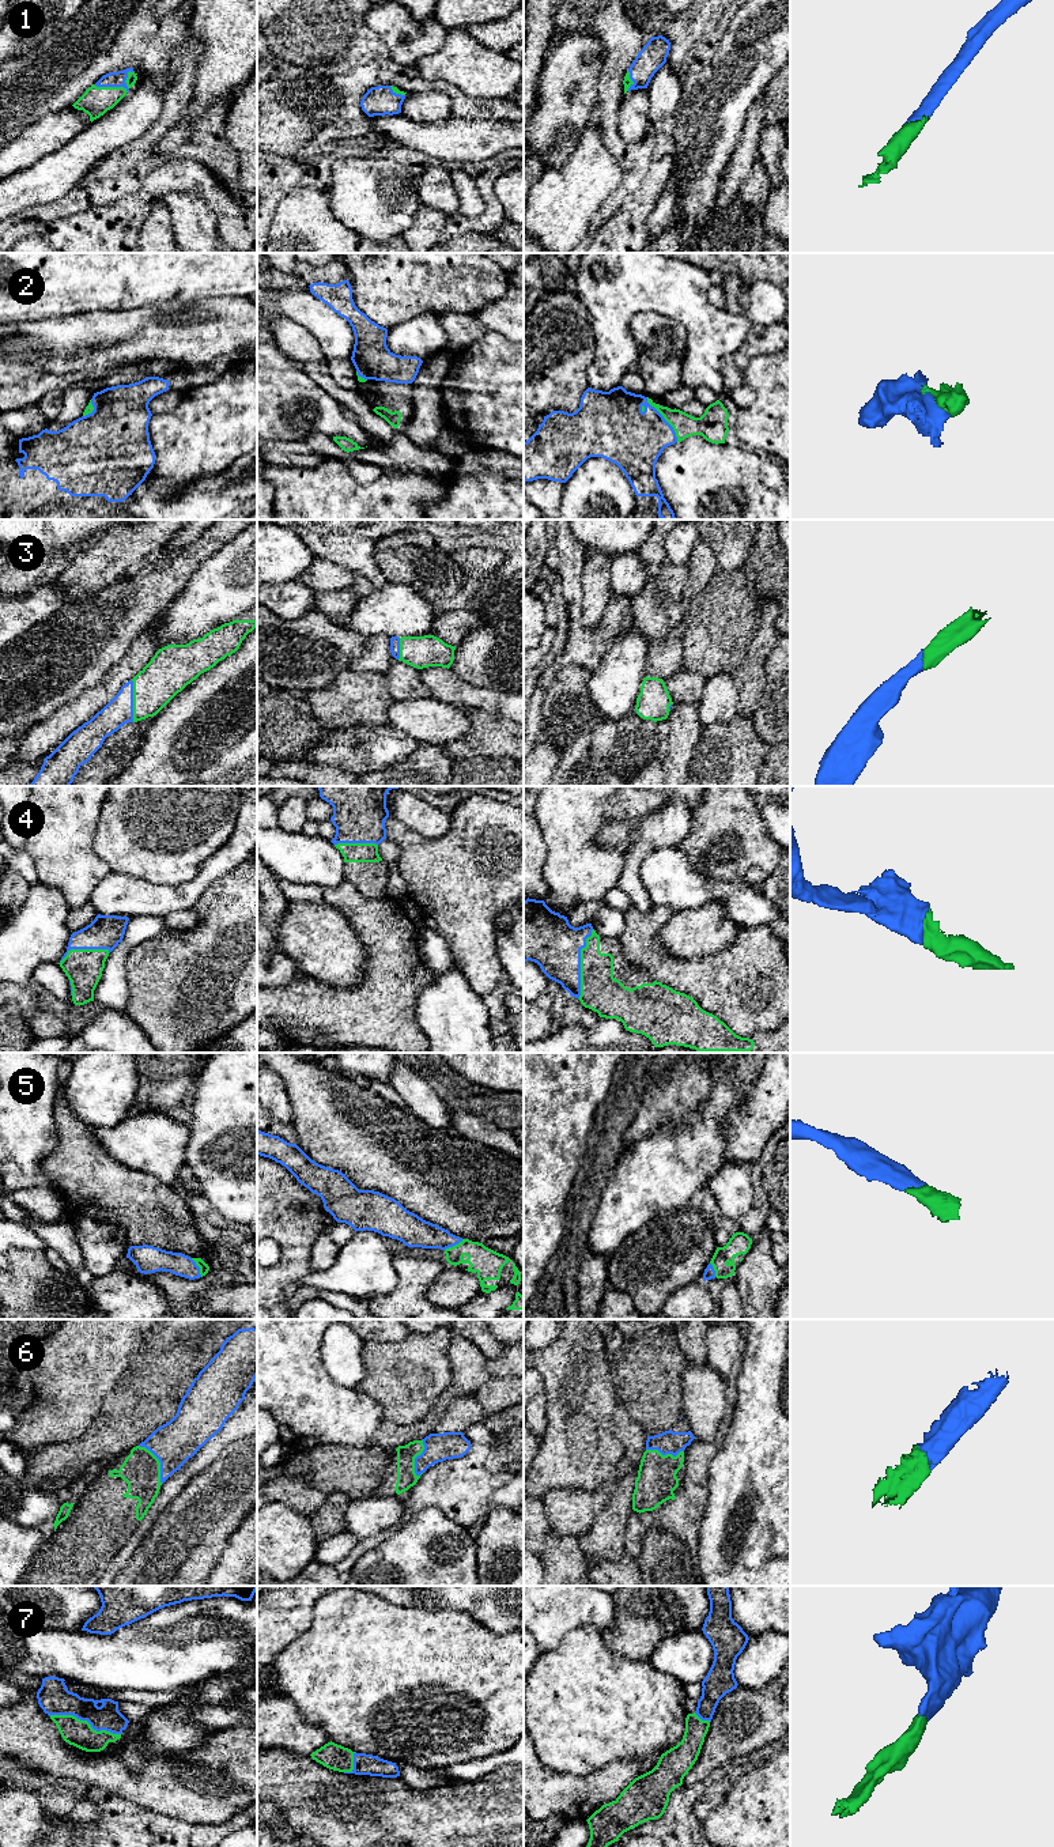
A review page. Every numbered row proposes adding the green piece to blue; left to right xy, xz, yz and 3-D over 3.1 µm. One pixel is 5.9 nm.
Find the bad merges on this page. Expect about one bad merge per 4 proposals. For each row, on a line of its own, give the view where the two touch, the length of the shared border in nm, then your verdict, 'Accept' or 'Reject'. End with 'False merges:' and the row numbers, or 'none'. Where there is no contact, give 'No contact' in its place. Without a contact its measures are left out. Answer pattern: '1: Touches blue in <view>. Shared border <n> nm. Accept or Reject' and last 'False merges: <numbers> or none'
1: Touches blue in xy. Shared border 260 nm. Accept
2: Touches blue in yz. Shared border 320 nm. Accept
3: Touches blue in xy. Shared border 240 nm. Accept
4: Touches blue in yz. Shared border 420 nm. Accept
5: Touches blue in xz. Shared border 130 nm. Accept
6: Touches blue in xy. Shared border 280 nm. Accept
7: Touches blue in xy. Shared border 440 nm. Accept
False merges: none

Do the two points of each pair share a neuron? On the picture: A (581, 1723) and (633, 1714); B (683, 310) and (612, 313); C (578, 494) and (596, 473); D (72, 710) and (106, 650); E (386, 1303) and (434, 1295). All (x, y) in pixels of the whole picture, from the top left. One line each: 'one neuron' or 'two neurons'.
A: one neuron
B: one neuron
C: one neuron
D: two neurons
E: two neurons

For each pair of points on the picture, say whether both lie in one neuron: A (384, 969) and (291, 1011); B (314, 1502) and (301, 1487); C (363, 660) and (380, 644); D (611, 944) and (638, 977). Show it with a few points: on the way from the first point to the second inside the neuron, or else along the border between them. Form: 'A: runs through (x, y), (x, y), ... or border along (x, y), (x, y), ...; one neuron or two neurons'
A: runs through (363, 993), (346, 1011), (316, 1011); one neuron
B: runs through (310, 1498), (303, 1491); one neuron
C: runs through (367, 656), (376, 648); one neuron
D: runs through (611, 954), (628, 973); one neuron

